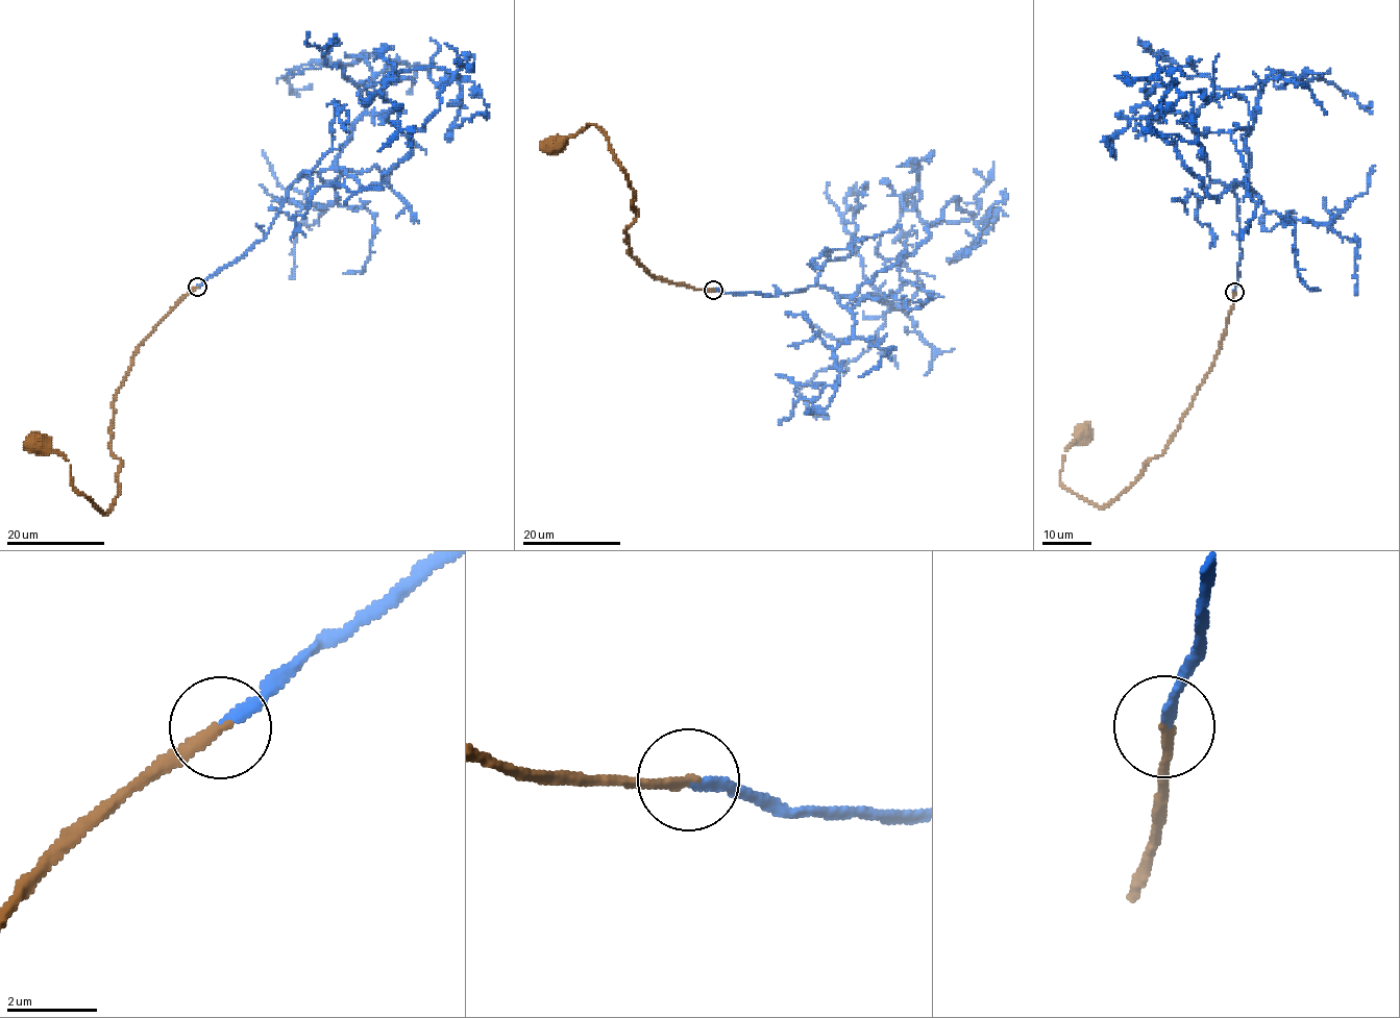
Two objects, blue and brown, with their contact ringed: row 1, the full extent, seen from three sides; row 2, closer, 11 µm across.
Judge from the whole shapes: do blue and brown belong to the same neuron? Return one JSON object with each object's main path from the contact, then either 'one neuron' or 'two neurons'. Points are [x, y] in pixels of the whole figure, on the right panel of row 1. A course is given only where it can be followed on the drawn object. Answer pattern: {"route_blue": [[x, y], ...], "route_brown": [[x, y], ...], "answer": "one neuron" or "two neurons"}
{"route_blue": [[1233, 292], [1245, 180], [1219, 201], [1149, 123], [1176, 81], [1147, 96], [1159, 116], [1112, 139], [1115, 158]], "route_brown": [[1233, 292], [1222, 344], [1190, 407], [1160, 454], [1107, 504], [1097, 506], [1059, 479], [1065, 451], [1084, 436]], "answer": "one neuron"}

